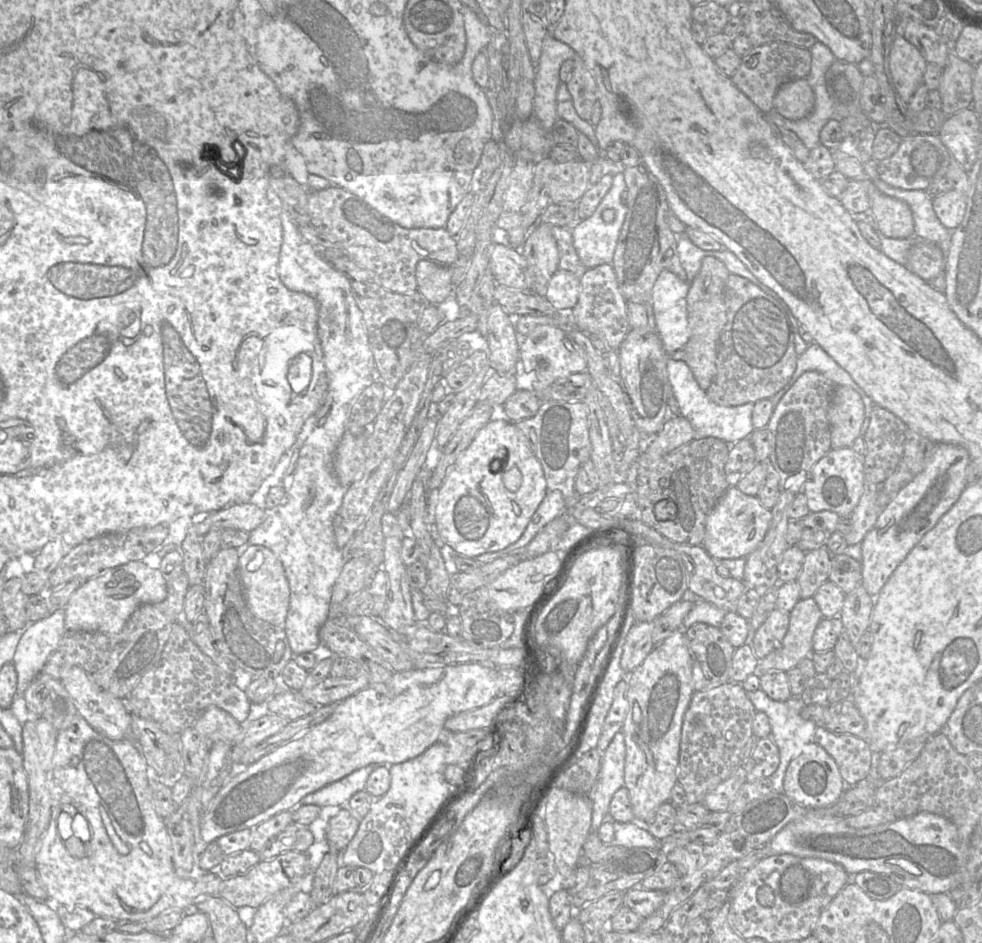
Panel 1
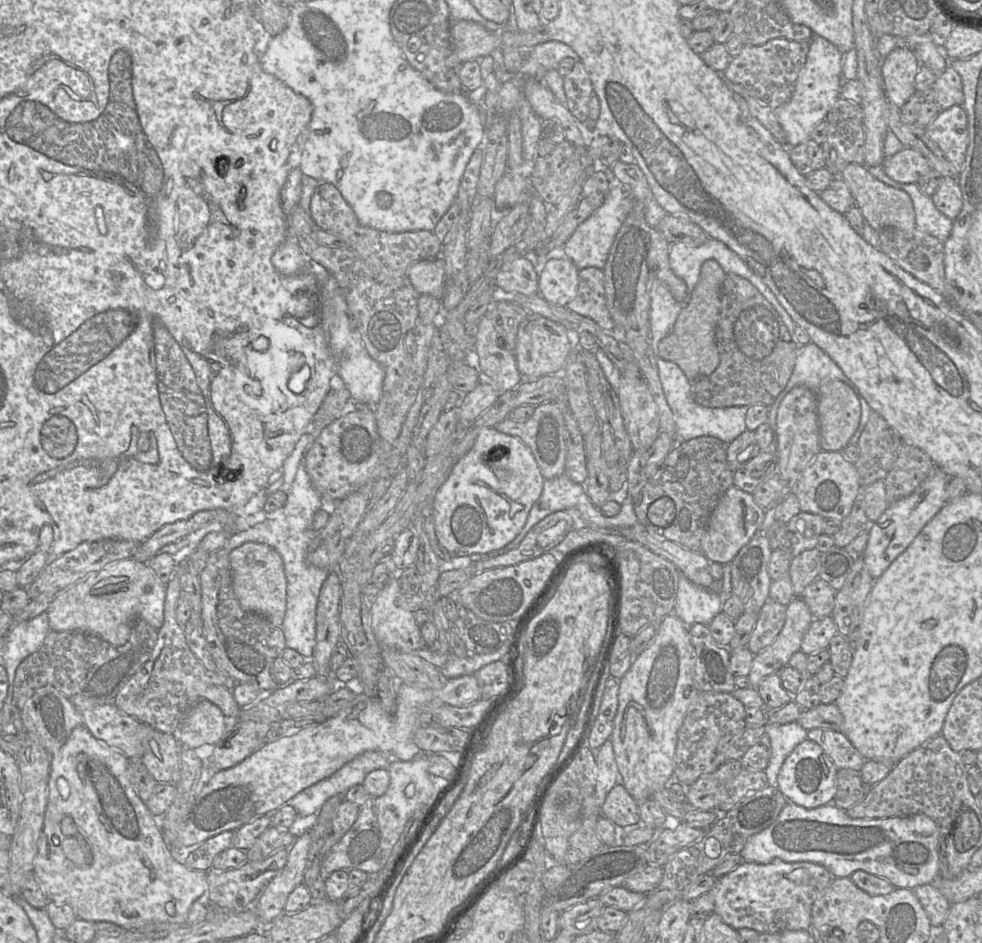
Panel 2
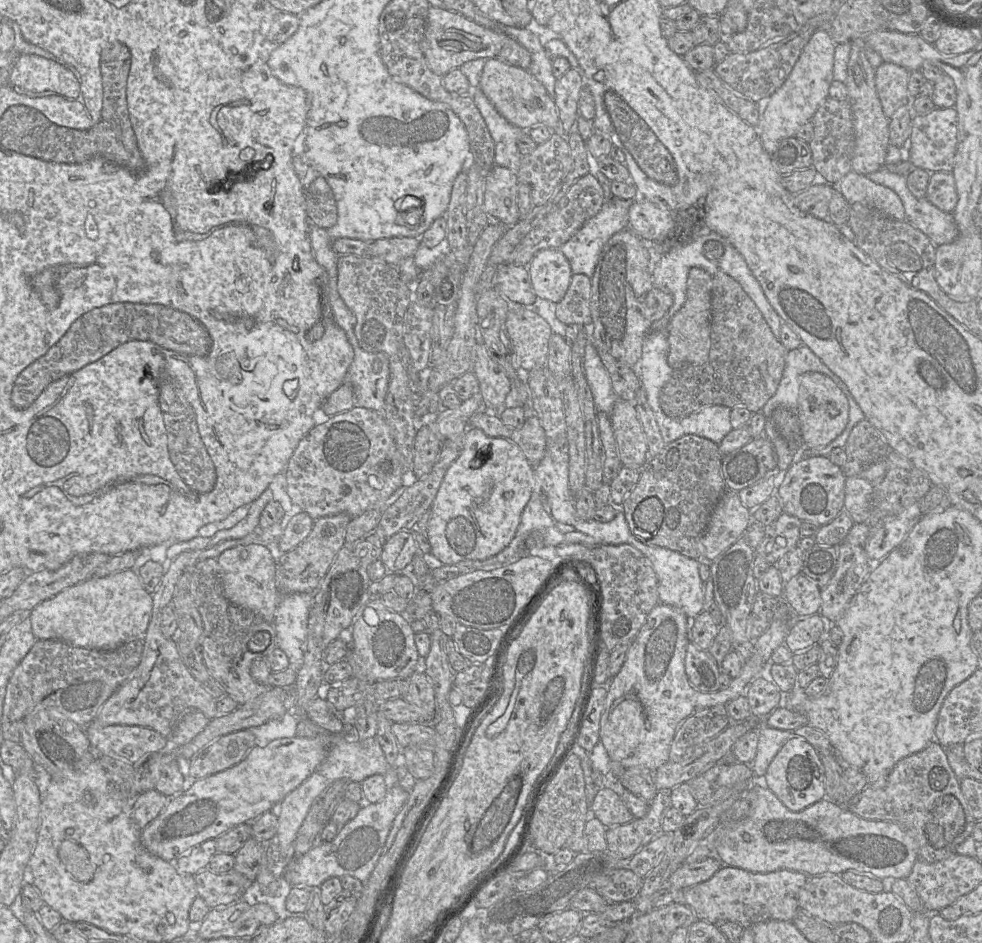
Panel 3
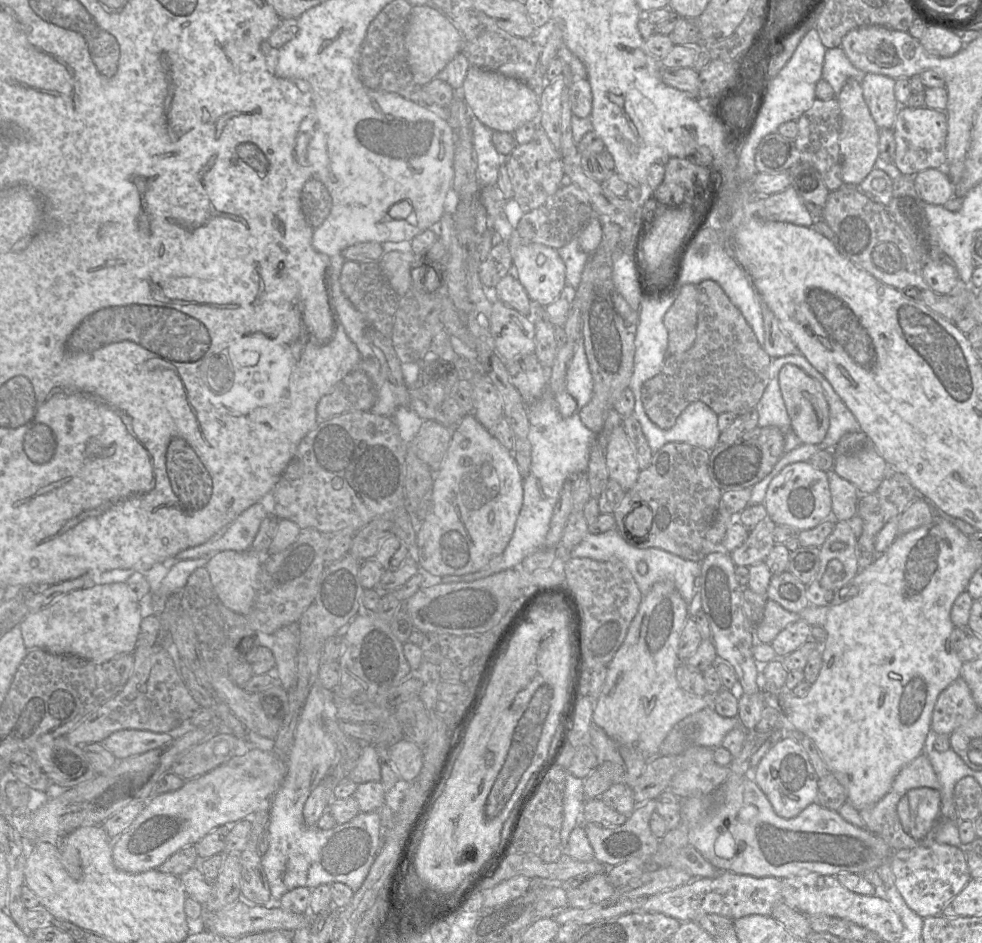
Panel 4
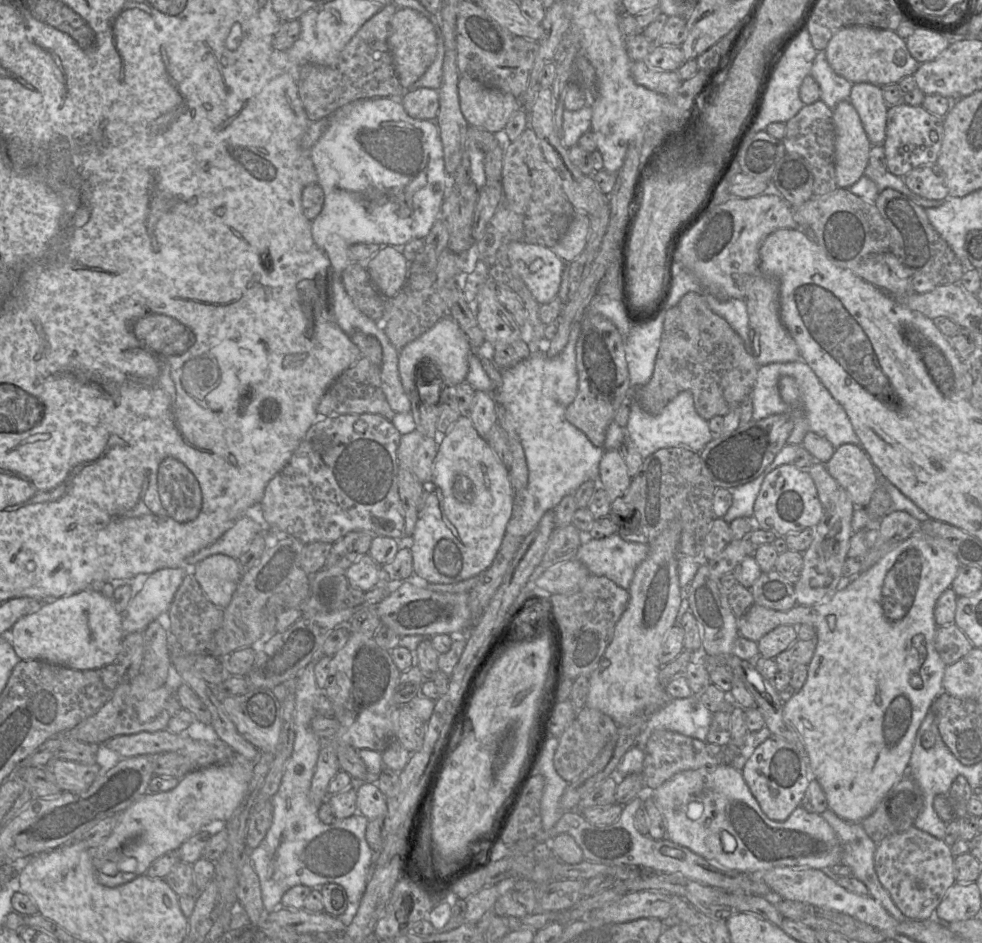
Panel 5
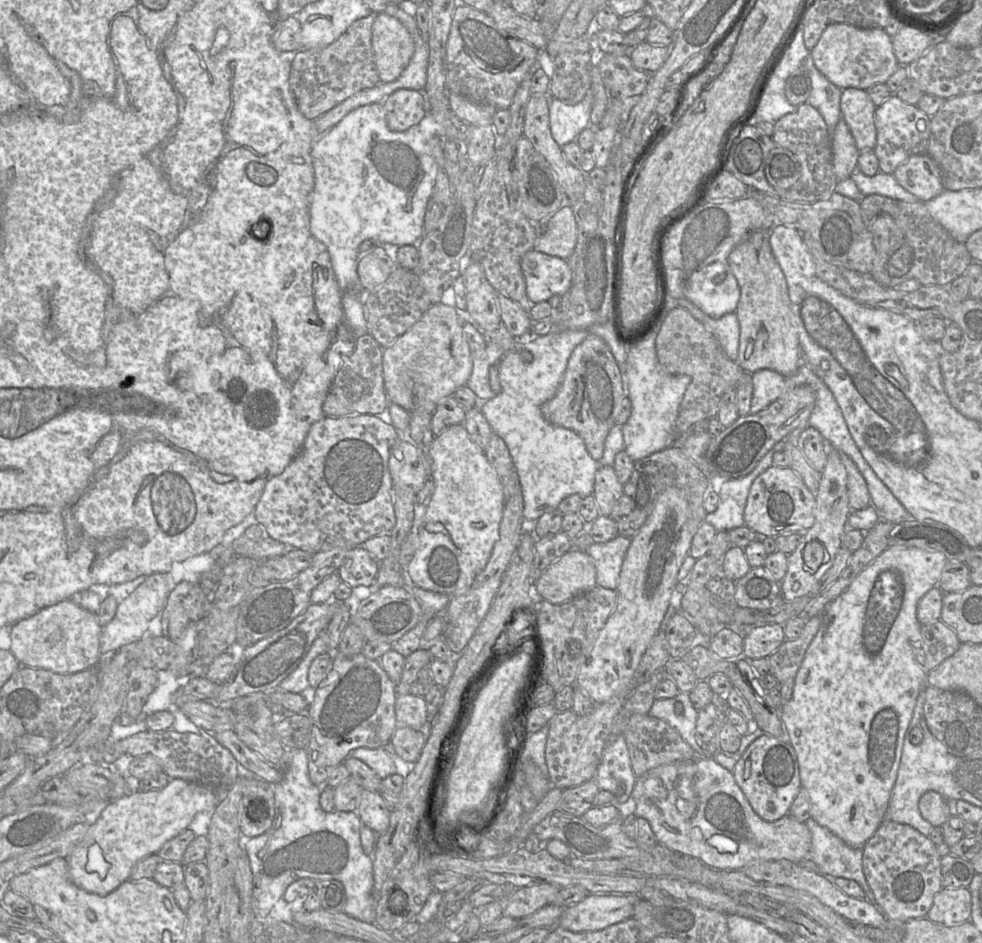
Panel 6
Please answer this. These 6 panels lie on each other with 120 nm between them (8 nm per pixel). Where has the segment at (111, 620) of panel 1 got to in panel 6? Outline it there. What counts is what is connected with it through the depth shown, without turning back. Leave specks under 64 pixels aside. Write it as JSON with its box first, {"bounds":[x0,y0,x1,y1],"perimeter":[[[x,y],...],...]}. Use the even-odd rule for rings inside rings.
{"bounds":[10,599,102,674],"perimeter":[[[66,599],[14,624],[10,651],[21,666],[73,674],[99,663],[102,629],[96,613],[83,609],[72,599]]]}

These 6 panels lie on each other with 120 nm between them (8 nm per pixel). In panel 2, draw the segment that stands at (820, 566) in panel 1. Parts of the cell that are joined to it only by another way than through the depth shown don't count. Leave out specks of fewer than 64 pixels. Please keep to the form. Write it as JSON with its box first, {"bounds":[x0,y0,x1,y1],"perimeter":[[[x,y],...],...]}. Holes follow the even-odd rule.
{"bounds":[789,548,821,598],"perimeter":[[[813,548],[792,558],[789,577],[793,586],[794,598],[802,598],[804,589],[818,578],[820,556],[821,551]]]}

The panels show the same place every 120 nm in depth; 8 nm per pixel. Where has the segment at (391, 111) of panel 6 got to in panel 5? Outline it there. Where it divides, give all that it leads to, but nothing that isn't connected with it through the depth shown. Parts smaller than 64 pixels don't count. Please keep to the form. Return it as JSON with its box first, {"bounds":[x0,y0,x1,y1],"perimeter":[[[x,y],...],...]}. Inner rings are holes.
{"bounds":[400,88,439,120],"perimeter":[[[417,88],[406,90],[400,102],[406,113],[414,119],[435,120],[439,110],[438,90]]]}

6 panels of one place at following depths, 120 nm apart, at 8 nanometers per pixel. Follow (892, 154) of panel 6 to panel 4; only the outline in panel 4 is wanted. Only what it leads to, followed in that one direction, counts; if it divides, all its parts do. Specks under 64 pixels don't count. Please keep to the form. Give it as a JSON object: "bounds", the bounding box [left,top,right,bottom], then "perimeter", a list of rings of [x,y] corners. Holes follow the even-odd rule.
{"bounds":[892,105,948,175],"perimeter":[[[900,105],[892,126],[896,143],[893,163],[903,175],[915,175],[928,168],[946,166],[946,138],[948,133],[946,109],[910,108]]]}

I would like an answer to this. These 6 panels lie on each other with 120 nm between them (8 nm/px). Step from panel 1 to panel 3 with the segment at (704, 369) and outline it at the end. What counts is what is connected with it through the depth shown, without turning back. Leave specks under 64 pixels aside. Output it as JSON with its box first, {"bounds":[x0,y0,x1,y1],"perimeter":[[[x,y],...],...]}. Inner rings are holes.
{"bounds":[667,268,712,369],"perimeter":[[[691,268],[688,273],[685,303],[668,324],[667,361],[672,369],[680,369],[687,365],[700,365],[708,360],[711,347],[711,289],[712,276],[702,268]]]}

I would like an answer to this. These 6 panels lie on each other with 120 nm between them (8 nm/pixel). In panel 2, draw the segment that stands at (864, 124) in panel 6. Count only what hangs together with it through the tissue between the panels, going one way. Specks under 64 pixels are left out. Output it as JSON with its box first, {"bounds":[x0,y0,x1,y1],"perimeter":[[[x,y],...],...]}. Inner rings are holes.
{"bounds":[882,45,920,108],"perimeter":[[[905,45],[896,47],[882,60],[884,90],[889,102],[901,108],[916,93],[915,76],[919,67],[920,62],[916,55]]]}

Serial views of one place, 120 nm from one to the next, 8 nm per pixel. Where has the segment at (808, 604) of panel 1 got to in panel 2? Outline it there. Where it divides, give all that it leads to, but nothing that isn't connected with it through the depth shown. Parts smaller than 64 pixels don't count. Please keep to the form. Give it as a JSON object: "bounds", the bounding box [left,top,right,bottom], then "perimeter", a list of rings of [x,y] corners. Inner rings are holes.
{"bounds":[748,598,814,688],"perimeter":[[[794,598],[786,606],[783,628],[772,644],[753,657],[748,675],[749,686],[756,688],[766,676],[778,673],[788,665],[792,655],[800,651],[801,642],[814,617],[802,598]]]}

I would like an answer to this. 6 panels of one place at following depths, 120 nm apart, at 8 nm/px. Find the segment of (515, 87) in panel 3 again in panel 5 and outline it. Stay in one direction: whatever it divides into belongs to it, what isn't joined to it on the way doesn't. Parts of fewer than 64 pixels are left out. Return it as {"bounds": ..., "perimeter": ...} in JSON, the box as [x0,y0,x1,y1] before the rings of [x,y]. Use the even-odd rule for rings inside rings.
{"bounds":[458,76,521,133],"perimeter":[[[461,76],[458,82],[461,112],[469,125],[492,133],[504,130],[521,102],[510,93],[489,88],[481,82]]]}

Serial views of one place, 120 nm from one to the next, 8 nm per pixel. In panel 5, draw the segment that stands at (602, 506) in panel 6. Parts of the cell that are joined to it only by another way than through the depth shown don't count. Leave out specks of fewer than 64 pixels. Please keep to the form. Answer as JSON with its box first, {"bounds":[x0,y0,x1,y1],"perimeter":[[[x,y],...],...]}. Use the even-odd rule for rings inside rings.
{"bounds":[598,449,631,503],"perimeter":[[[619,449],[605,450],[599,463],[598,483],[611,503],[625,494],[631,479]]]}

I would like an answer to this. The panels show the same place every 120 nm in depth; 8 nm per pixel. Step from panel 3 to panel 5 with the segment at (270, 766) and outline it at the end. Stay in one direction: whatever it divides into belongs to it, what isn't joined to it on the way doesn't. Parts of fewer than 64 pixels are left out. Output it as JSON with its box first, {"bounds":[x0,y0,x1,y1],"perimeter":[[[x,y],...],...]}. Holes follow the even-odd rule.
{"bounds":[91,753,254,887],"perimeter":[[[239,753],[227,762],[194,769],[180,778],[178,785],[165,792],[148,792],[119,814],[119,821],[110,836],[91,849],[93,866],[99,883],[116,887],[144,875],[157,858],[177,850],[183,842],[202,831],[213,820],[228,821],[247,796],[253,774],[254,761]]]}

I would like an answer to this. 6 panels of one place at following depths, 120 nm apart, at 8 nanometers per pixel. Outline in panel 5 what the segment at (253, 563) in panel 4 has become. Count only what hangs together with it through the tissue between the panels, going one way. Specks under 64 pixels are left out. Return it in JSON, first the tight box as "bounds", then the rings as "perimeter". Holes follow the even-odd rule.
{"bounds":[194,554,242,608],"perimeter":[[[216,554],[196,564],[194,576],[206,597],[217,607],[226,608],[242,577],[236,559]]]}

